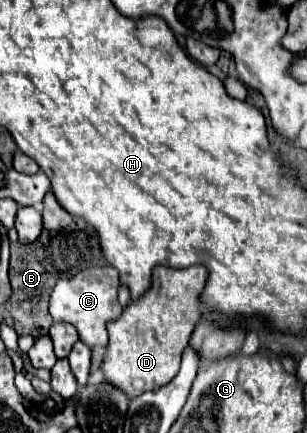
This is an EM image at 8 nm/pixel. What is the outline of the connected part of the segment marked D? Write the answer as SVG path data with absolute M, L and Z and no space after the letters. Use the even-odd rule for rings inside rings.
M195 264L183 270L155 266L149 290L123 308L123 314L107 322L109 346L103 362L105 380L125 390L131 398L157 386L165 386L181 364L183 348L189 344L191 332L201 320L201 292L207 282L207 268Z

